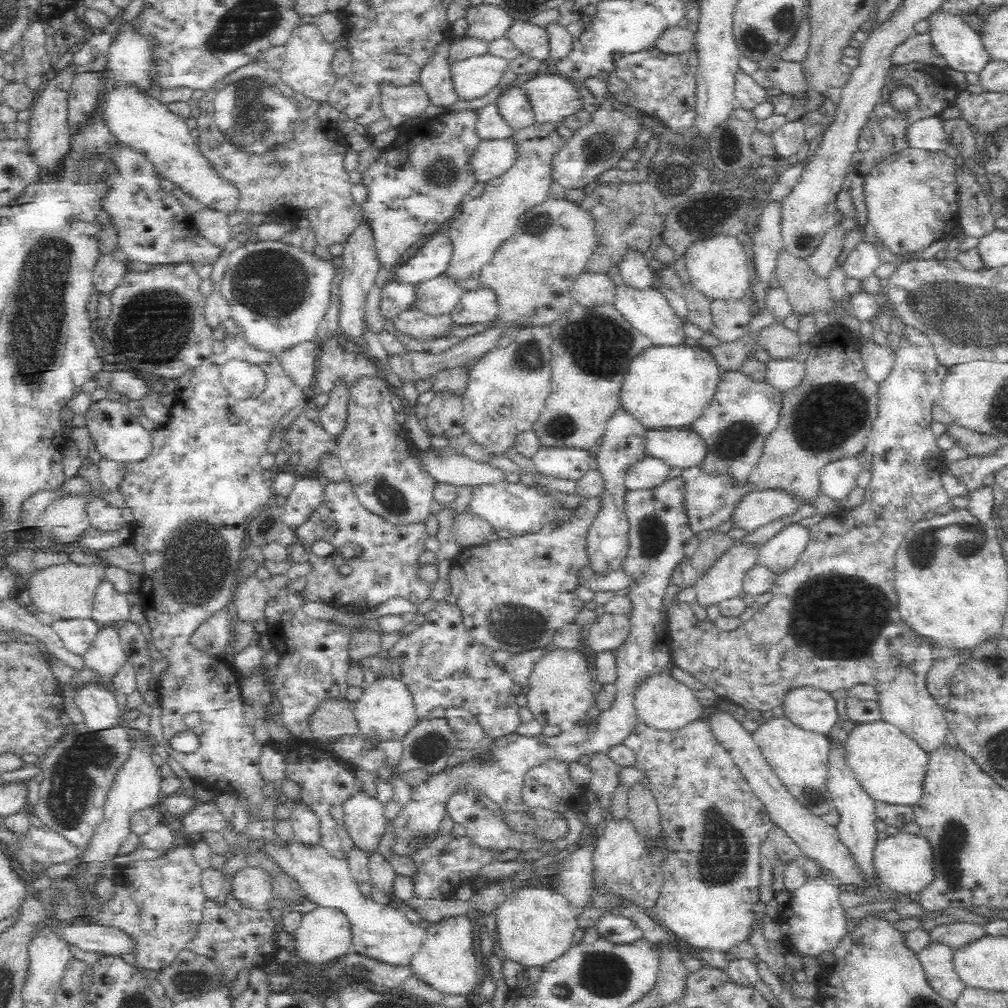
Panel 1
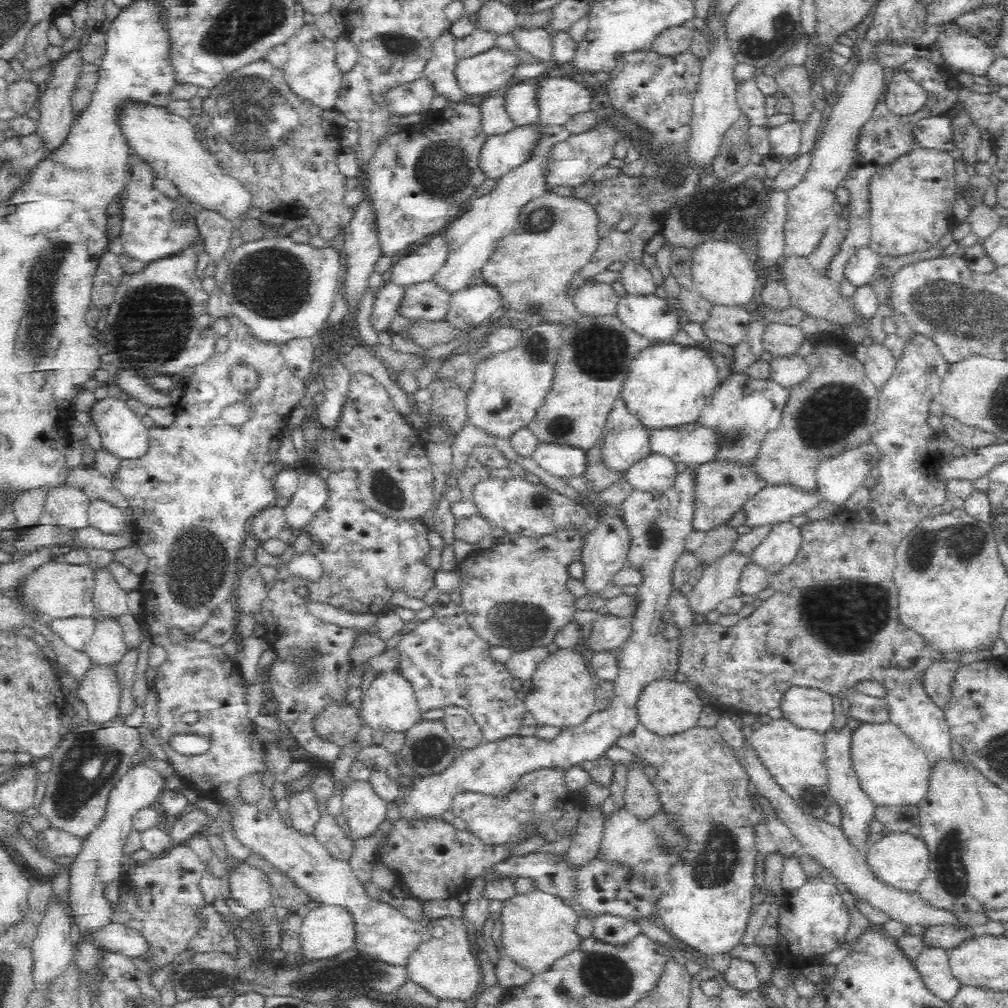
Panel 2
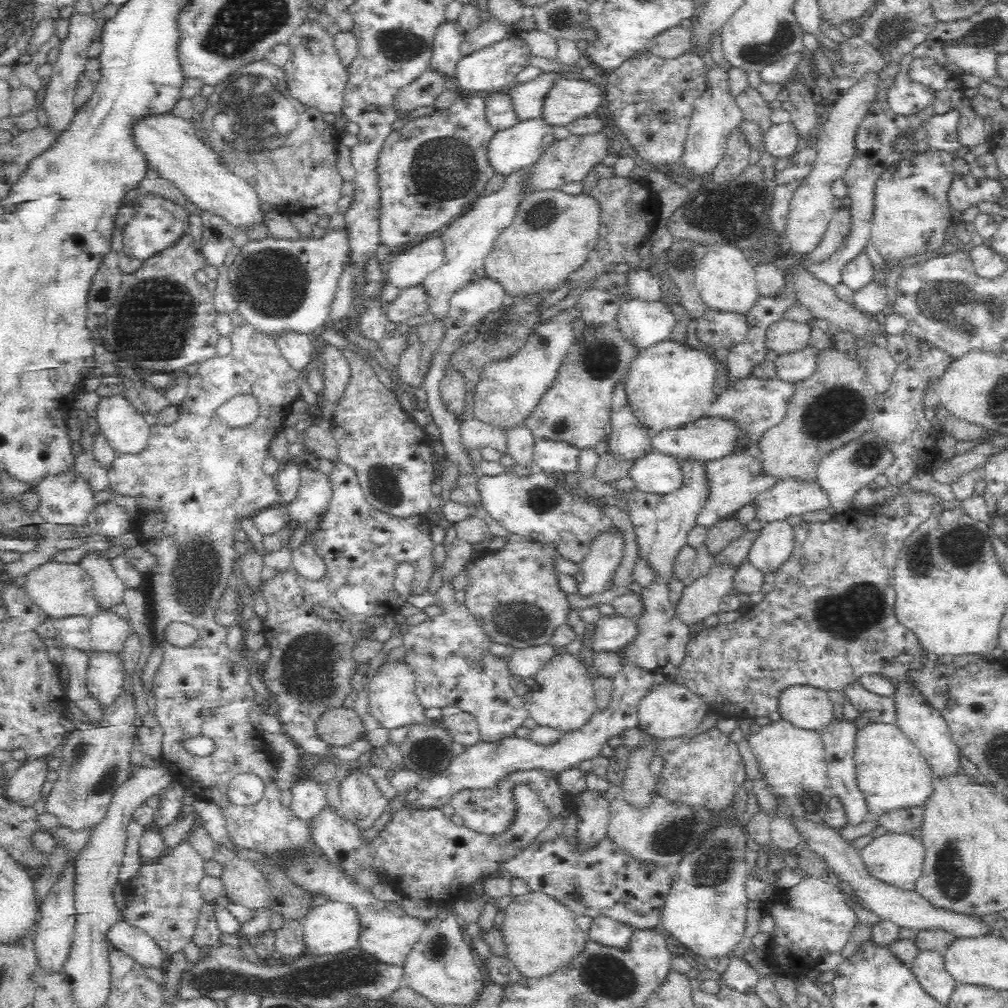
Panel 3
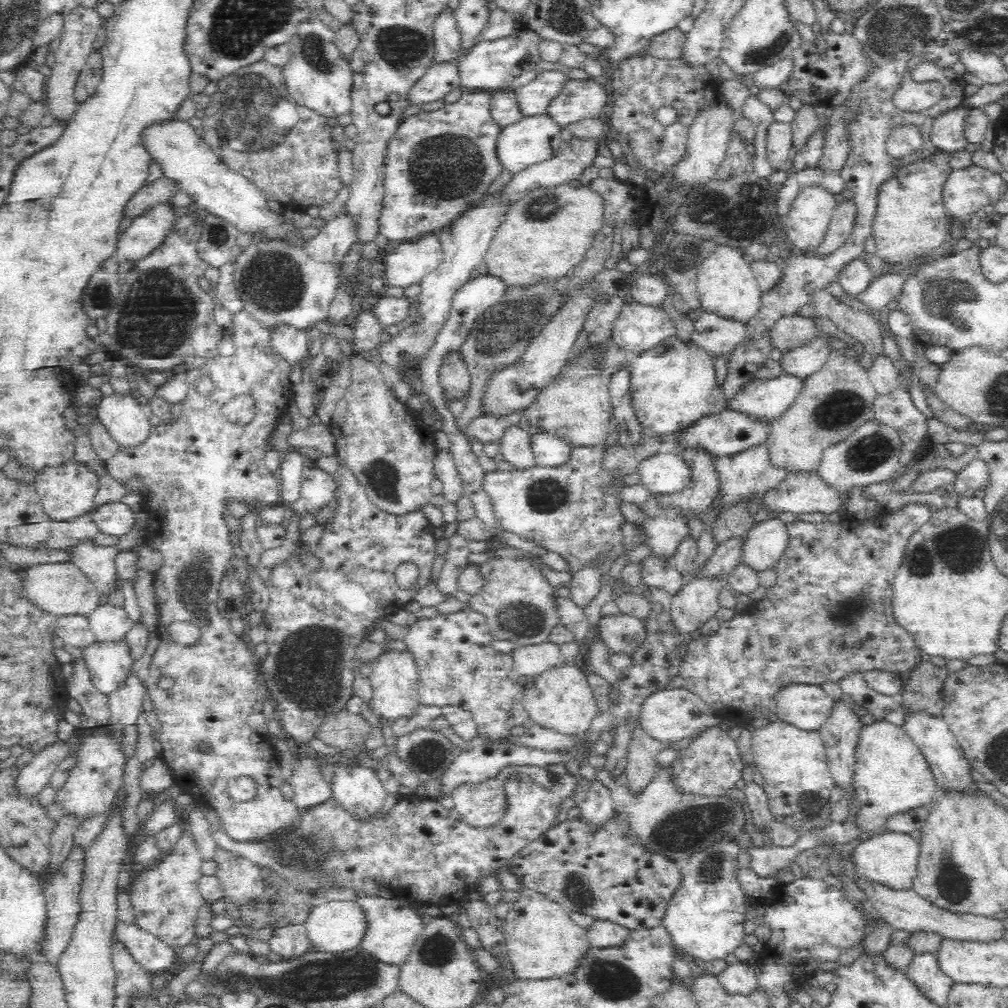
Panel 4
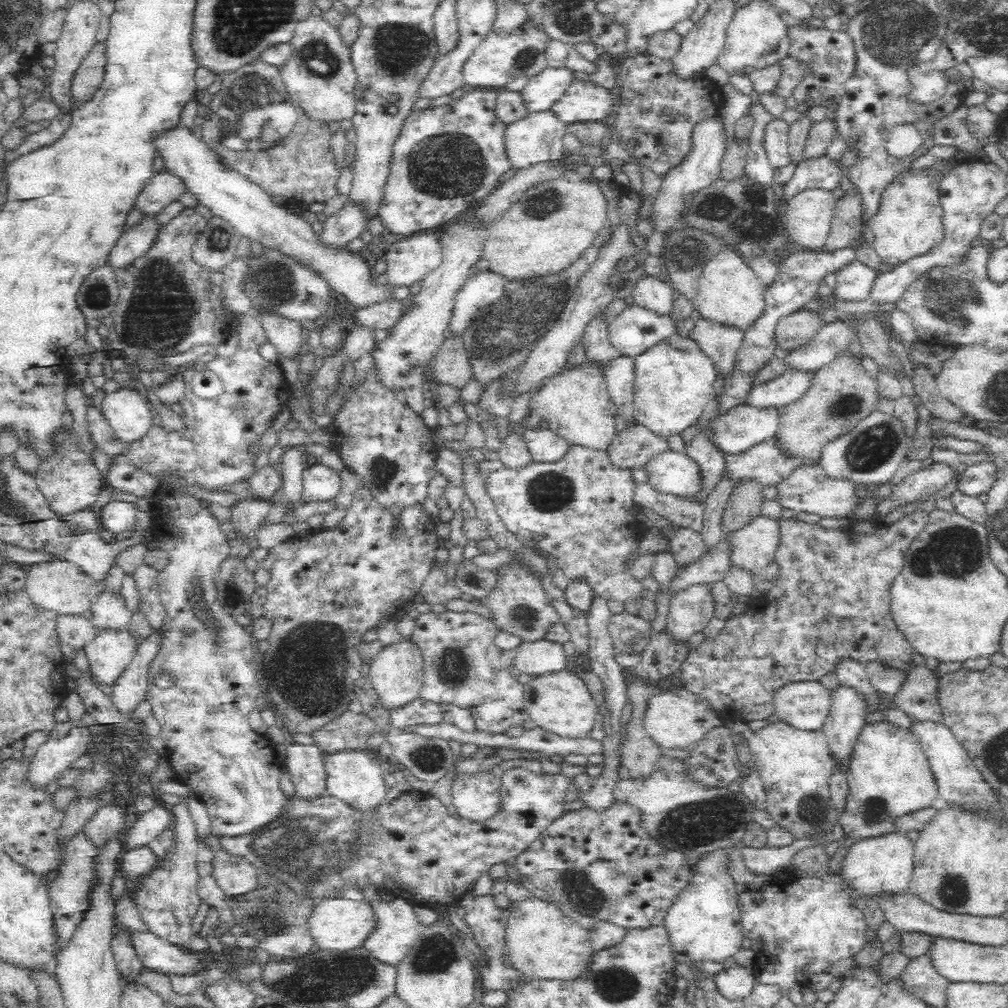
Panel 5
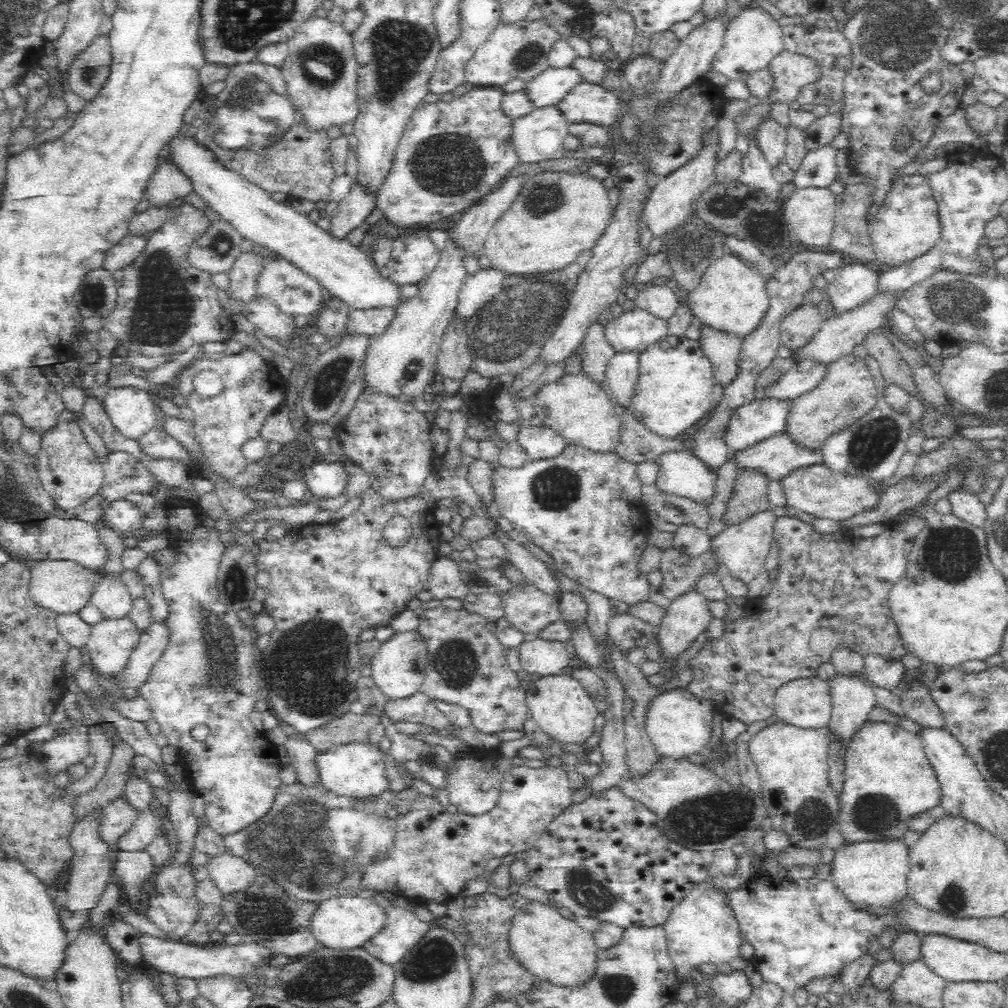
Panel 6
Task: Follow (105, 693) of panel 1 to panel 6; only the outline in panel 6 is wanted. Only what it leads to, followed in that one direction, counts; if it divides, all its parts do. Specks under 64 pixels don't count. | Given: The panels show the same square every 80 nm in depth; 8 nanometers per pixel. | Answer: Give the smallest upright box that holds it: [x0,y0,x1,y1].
[83,618,140,680]

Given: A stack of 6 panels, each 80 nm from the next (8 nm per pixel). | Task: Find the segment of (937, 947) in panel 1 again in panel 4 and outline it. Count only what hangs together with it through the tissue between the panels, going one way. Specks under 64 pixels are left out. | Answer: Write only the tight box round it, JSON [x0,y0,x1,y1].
[905,953,955,1006]

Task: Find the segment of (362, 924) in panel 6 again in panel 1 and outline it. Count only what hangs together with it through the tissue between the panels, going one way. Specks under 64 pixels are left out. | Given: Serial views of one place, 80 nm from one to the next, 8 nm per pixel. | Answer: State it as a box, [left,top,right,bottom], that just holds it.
[292,907,351,966]

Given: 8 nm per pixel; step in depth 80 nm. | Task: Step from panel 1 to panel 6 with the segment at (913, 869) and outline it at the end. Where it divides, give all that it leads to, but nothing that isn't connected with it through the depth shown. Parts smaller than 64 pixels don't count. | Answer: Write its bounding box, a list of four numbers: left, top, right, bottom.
[830,837,911,908]

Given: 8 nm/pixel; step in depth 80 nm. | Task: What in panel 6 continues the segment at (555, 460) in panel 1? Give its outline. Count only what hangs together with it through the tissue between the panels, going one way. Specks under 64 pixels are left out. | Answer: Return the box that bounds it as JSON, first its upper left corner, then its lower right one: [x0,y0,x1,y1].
[517,423,569,461]

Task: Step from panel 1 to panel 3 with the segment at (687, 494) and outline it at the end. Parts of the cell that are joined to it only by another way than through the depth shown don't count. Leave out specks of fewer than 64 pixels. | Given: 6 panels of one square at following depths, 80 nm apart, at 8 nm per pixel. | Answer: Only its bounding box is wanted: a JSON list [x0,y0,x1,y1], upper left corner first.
[696,447,776,529]

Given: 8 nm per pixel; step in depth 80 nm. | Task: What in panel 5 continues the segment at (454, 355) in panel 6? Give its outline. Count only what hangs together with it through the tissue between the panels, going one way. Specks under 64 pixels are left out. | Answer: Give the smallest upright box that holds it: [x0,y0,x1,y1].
[434,340,473,392]

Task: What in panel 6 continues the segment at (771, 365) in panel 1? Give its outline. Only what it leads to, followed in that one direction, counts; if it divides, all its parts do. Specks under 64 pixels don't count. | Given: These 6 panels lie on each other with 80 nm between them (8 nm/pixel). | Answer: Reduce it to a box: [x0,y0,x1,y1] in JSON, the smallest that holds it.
[790,294,895,366]

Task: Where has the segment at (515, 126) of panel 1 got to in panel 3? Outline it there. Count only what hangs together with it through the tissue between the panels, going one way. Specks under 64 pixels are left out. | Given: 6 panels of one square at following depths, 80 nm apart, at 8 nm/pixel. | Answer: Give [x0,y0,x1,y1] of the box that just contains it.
[505,72,558,122]

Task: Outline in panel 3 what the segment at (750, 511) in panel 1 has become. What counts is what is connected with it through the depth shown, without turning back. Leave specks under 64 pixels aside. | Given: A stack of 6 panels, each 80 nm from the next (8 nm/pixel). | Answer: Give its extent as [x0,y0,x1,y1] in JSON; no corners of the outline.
[754,478,830,526]

